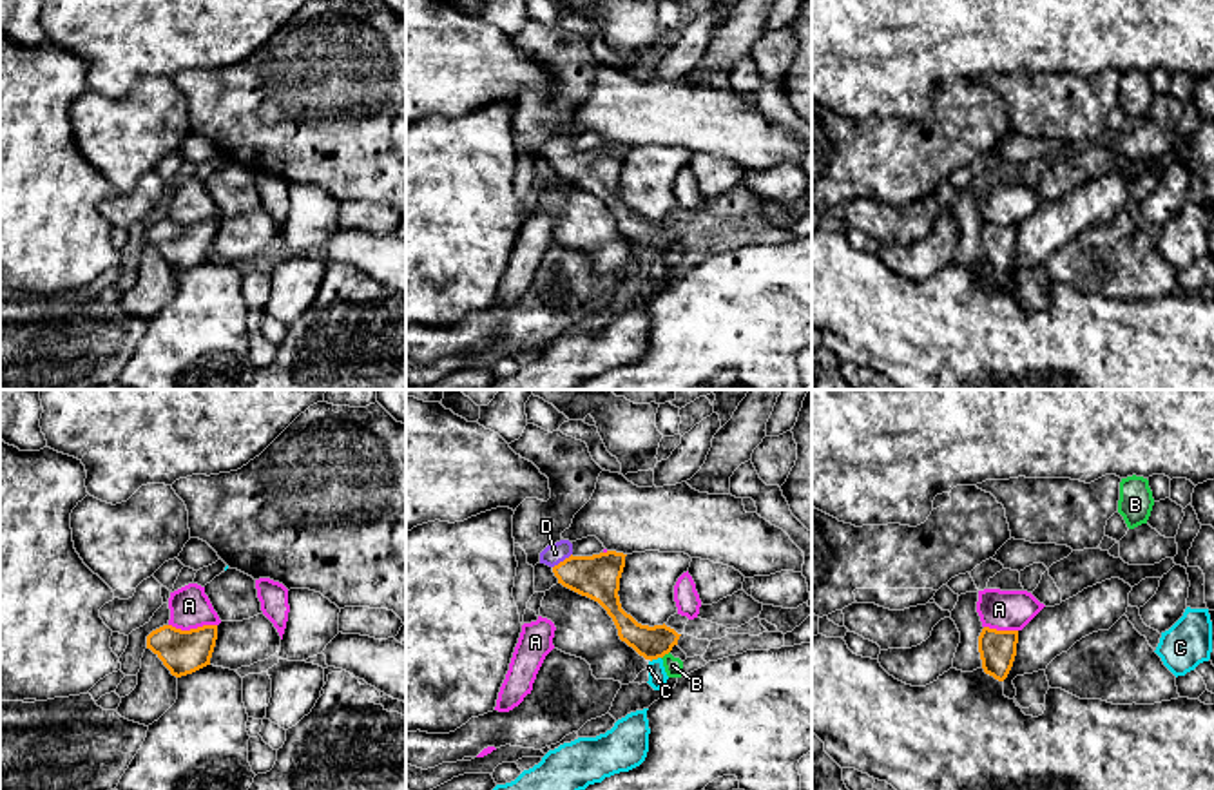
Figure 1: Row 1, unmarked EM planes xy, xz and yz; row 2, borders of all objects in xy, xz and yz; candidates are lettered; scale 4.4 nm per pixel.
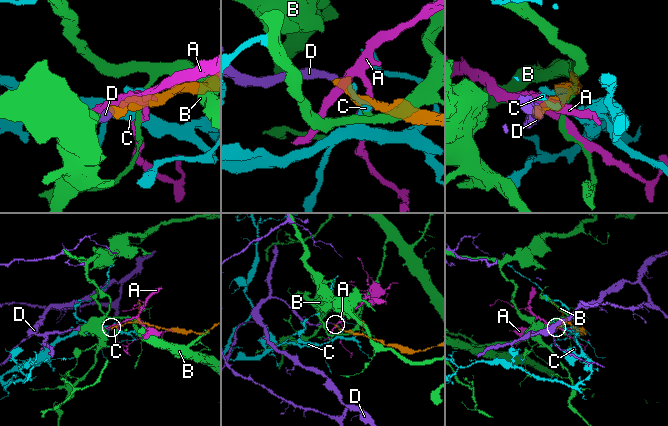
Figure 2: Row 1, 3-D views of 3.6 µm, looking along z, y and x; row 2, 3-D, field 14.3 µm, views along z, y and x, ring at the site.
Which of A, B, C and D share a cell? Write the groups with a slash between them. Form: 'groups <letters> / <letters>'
groups A / B / C / D

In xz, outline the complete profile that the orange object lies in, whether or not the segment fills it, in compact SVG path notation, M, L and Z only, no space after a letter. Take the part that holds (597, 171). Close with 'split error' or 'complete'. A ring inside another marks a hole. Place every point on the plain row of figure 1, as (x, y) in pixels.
M560 134L540 147L540 158L549 159L564 181L598 196L612 212L620 234L652 255L669 248L681 228L665 217L641 219L621 203L618 185L625 150L616 145L574 150L573 138Z; split error

